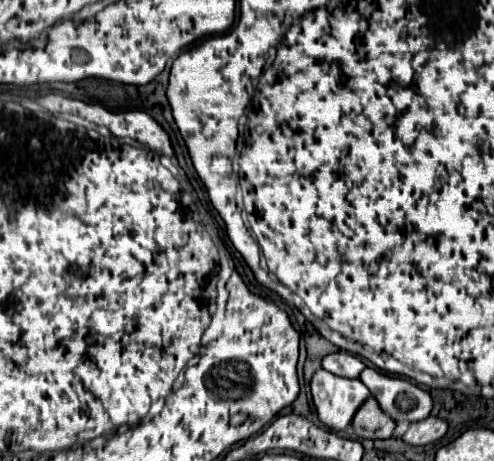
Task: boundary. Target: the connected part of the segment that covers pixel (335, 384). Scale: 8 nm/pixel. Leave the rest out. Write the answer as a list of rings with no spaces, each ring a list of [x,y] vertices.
[[[324,369],[314,373],[310,391],[320,421],[332,431],[344,431],[352,423],[352,415],[356,415],[360,403],[370,397],[360,379],[344,379]]]

